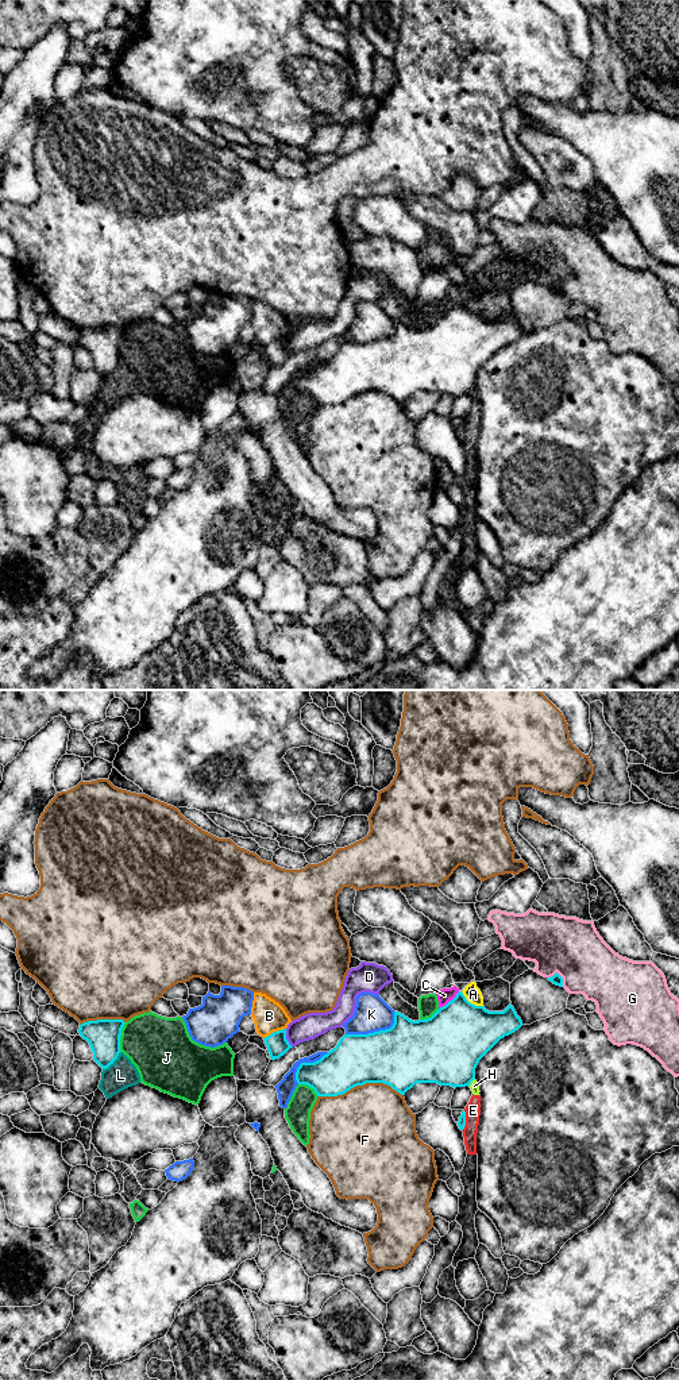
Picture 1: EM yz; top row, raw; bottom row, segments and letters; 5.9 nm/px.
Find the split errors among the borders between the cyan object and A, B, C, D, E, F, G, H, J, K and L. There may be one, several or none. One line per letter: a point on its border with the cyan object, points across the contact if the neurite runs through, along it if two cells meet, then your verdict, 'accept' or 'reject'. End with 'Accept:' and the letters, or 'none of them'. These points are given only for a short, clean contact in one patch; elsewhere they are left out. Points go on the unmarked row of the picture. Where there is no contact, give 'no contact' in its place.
A: contact yz (471, 312); border yz (460, 300), (470, 311), (482, 315); reject
B: contact yz (274, 340); reject
C: contact yz (450, 309); border yz (459, 300), (439, 317); reject
D: contact yz (285, 347); border yz (285, 338), (285, 346), (292, 355); reject
E: contact yz (465, 430); border yz (465, 419), (465, 436), (462, 439); reject
F: contact yz (359, 393); reject
G: contact yz (559, 284); reject
H: contact yz (471, 389); border yz (474, 386), (469, 394); reject
J: contact yz (119, 346); reject
K: contact yz (375, 340); reject
L: contact yz (112, 370); border yz (120, 359), (103, 378); reject
Accept: none of them

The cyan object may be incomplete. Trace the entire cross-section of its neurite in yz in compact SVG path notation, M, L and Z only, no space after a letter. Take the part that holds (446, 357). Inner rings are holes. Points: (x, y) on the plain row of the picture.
M462 300L431 327L412 329L394 320L390 338L369 343L344 343L337 354L315 371L301 371L298 393L306 393L317 405L343 404L356 394L383 392L405 404L417 392L466 396L475 388L479 369L505 344L522 335L512 312L504 320L489 320L470 312Z

